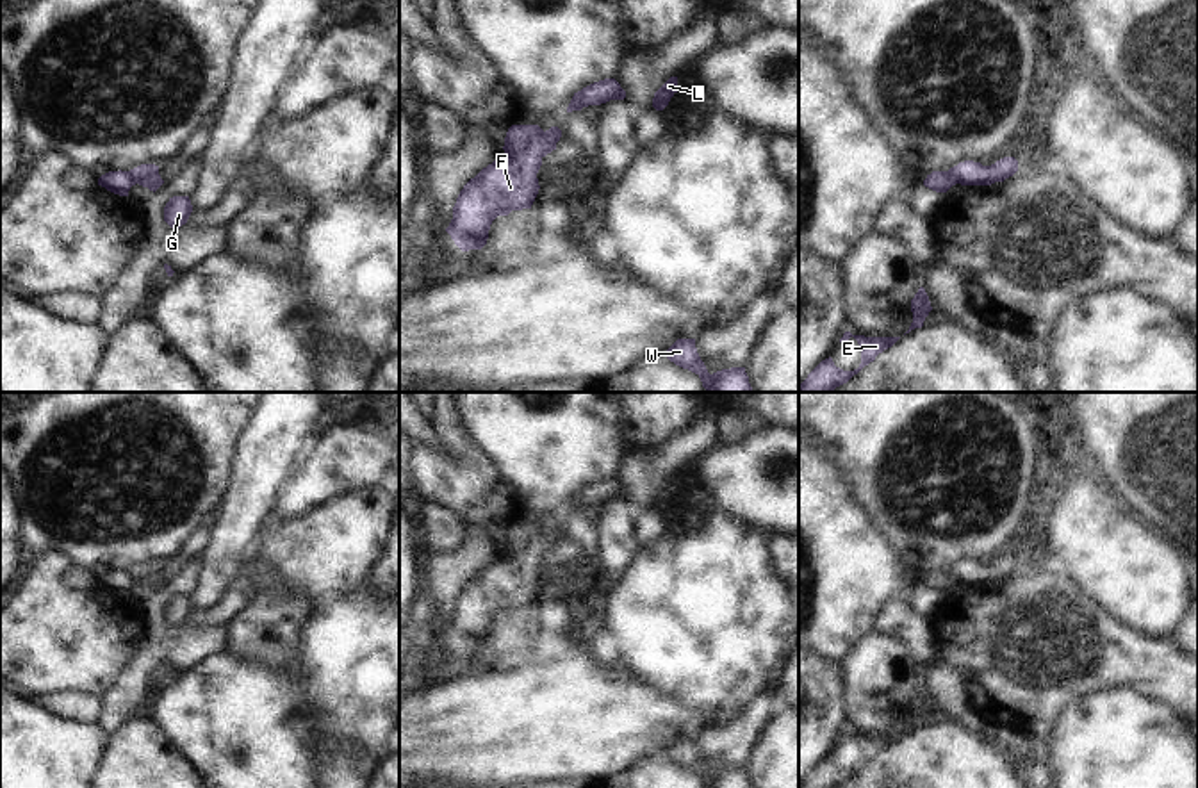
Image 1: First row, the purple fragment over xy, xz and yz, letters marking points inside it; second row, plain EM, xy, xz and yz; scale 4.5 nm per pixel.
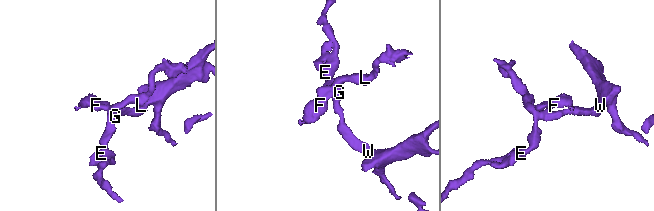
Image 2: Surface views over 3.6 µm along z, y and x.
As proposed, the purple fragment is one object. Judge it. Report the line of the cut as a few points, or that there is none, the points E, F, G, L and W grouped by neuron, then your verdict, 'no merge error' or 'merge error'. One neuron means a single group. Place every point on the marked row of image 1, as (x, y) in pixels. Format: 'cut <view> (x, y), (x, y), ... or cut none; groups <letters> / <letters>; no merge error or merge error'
cut xz (555, 143), (544, 134), (535, 134), (517, 154), (505, 154); groups E G L W / F; merge error

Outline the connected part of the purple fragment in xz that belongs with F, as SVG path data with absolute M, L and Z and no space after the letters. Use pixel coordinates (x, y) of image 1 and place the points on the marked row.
M546 134L533 135L519 155L503 153L464 185L446 228L462 251L481 250L497 216L531 209L540 189L537 173L553 150Z

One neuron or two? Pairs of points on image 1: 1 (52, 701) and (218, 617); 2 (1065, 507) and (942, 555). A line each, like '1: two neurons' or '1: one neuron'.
1: two neurons
2: two neurons

